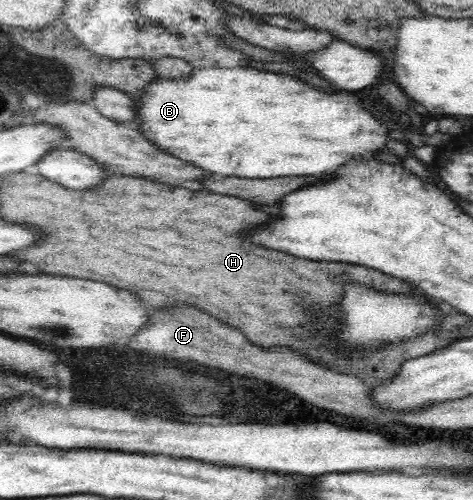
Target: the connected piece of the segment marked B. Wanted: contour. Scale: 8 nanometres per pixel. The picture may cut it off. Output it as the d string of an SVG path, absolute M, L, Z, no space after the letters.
M269 67L253 68L192 68L191 74L187 78L179 78L179 80L167 80L159 76L155 76L139 94L131 96L133 101L133 111L135 111L136 120L133 123L140 133L145 135L145 139L155 146L161 148L169 148L169 150L161 150L173 152L173 156L181 156L181 160L193 160L193 164L201 164L201 168L205 168L205 172L213 172L213 174L221 174L221 176L239 176L239 178L277 178L277 176L313 176L313 174L325 174L335 170L337 166L345 164L351 158L371 158L373 152L383 150L385 148L385 140L389 138L387 128L367 112L363 110L359 98L351 96L351 94L325 94L313 86L301 84L299 80L291 78L291 74L271 74Z

